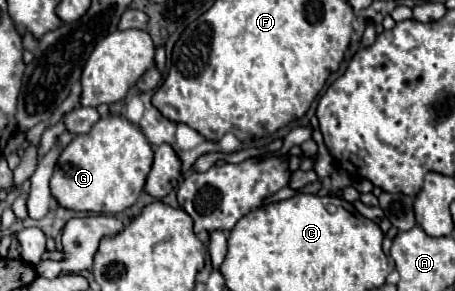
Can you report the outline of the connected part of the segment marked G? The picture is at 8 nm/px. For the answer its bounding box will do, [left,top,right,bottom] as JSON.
[51,116,153,214]

